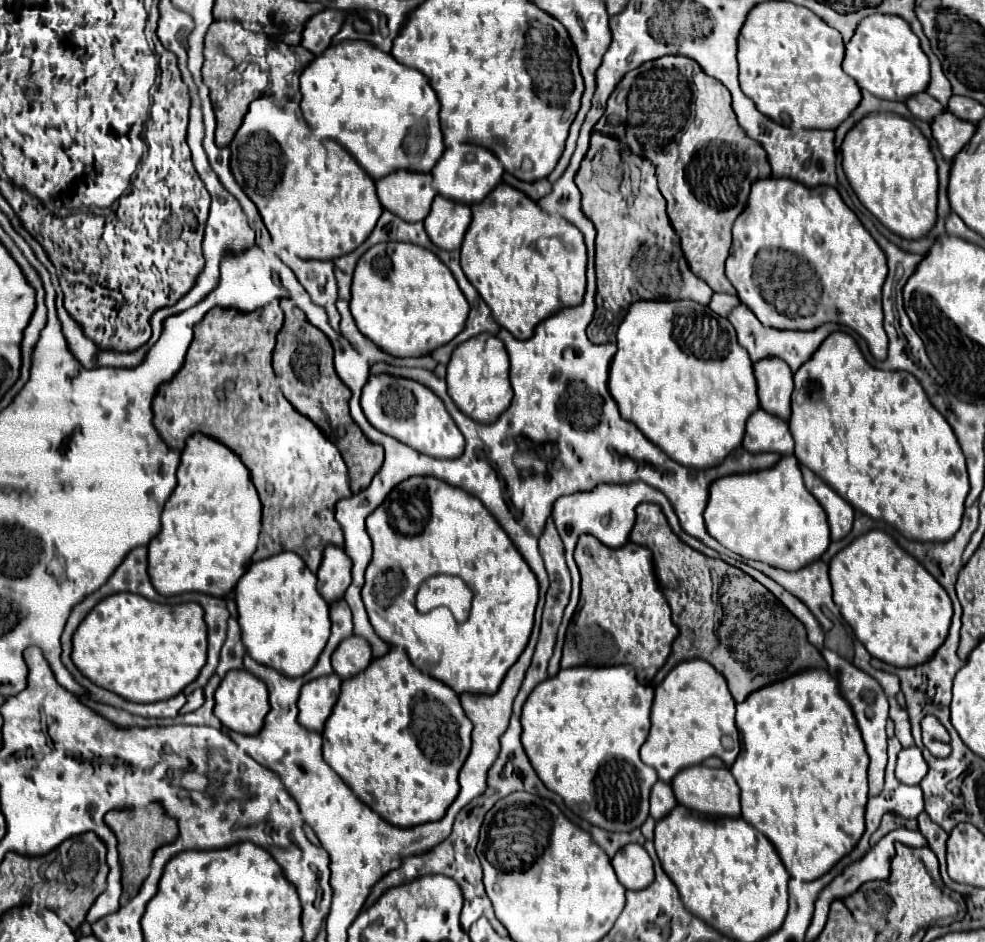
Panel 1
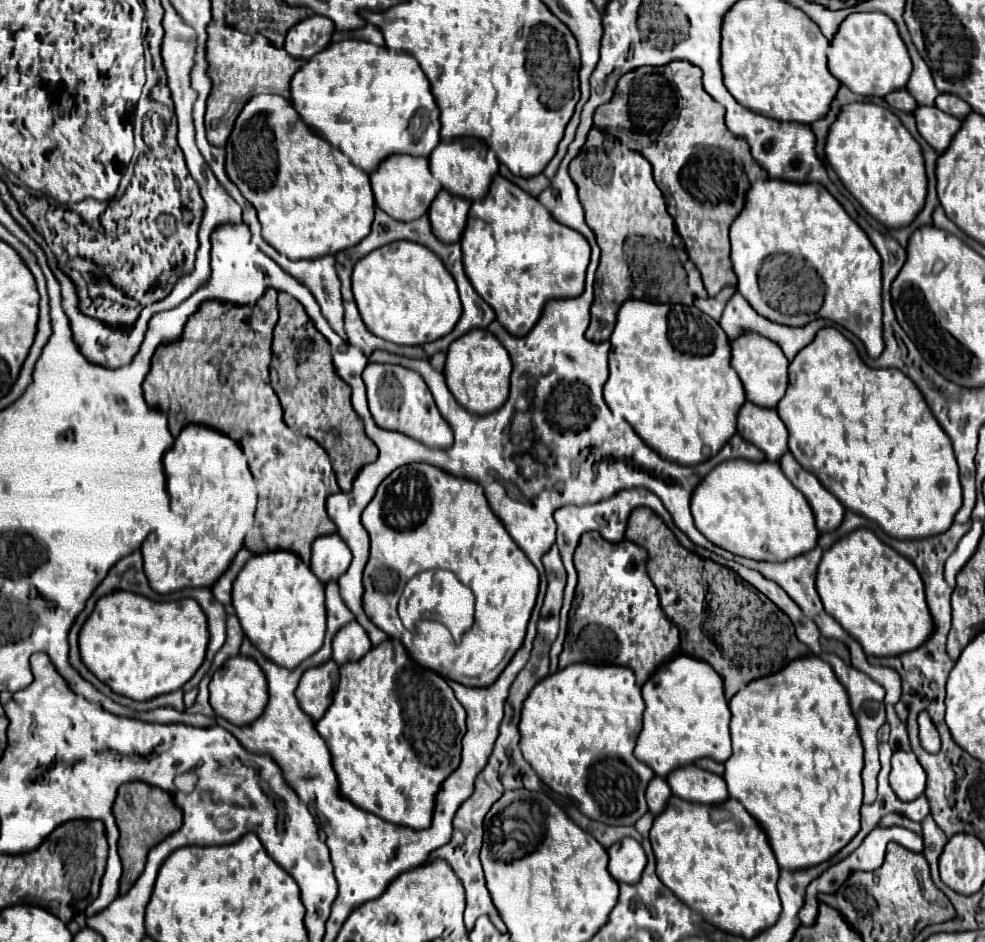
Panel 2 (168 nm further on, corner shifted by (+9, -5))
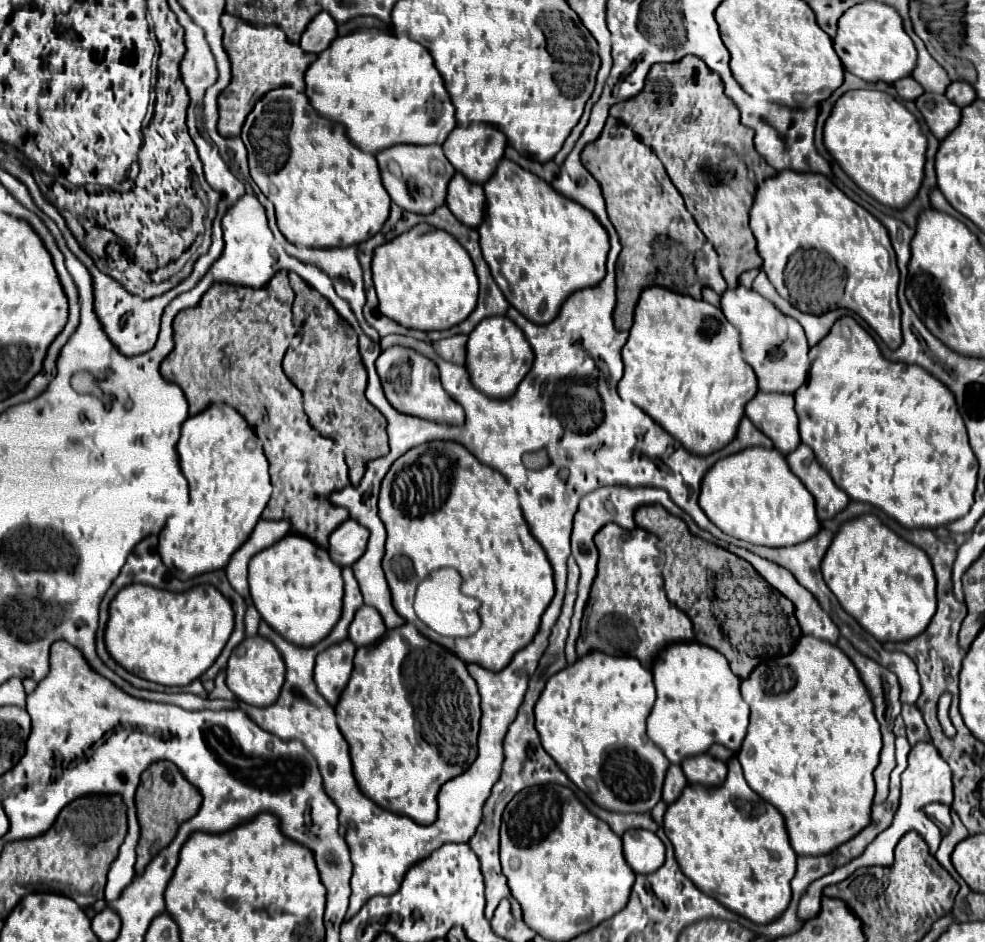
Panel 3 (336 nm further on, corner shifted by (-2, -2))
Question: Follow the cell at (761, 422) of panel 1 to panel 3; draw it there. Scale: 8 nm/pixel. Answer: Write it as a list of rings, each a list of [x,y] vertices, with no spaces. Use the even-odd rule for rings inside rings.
[[[759,391],[745,407],[745,415],[751,423],[765,433],[777,451],[783,455],[797,449],[799,429],[793,409],[793,395],[773,395]]]

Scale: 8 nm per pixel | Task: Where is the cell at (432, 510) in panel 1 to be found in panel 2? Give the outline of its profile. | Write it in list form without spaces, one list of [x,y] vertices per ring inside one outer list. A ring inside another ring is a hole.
[[[412,462],[400,466],[382,480],[376,490],[376,496],[362,514],[362,524],[368,530],[372,542],[370,560],[364,570],[364,610],[368,618],[390,638],[398,638],[410,652],[412,660],[420,666],[466,686],[490,686],[524,642],[530,612],[538,596],[540,576],[532,562],[526,558],[526,554],[510,538],[504,524],[488,506],[482,486],[474,480],[442,472],[438,466],[426,462]],[[430,568],[444,568],[454,572],[458,580],[470,586],[476,596],[476,620],[474,626],[462,636],[460,644],[454,644],[448,630],[436,622],[422,622],[418,626],[418,634],[412,634],[402,626],[398,618],[396,608],[402,588],[412,576]]]

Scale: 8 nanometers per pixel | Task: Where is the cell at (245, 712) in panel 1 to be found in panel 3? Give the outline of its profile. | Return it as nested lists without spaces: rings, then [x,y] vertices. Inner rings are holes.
[[[259,635],[251,639],[243,639],[229,657],[227,665],[227,687],[235,695],[237,701],[243,701],[253,707],[269,707],[277,701],[279,691],[285,681],[285,663],[275,649],[275,645]]]

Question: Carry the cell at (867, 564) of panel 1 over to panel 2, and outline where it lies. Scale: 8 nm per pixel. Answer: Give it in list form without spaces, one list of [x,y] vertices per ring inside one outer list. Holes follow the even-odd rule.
[[[858,528],[834,542],[822,556],[816,590],[824,610],[856,638],[868,656],[894,656],[924,644],[934,624],[924,598],[924,584],[914,564],[878,540],[868,528]]]

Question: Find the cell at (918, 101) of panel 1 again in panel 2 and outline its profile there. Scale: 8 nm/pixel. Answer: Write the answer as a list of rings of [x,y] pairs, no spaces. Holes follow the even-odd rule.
[[[896,90],[894,94],[888,94],[886,98],[884,98],[892,108],[898,108],[898,110],[902,110],[902,112],[914,112],[914,108],[918,106],[916,104],[916,100],[908,94],[908,90]]]

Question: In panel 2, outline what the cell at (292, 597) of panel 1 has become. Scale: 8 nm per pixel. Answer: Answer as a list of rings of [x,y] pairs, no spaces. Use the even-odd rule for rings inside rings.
[[[276,550],[252,556],[240,570],[232,588],[236,616],[250,642],[274,664],[296,668],[324,642],[326,606],[324,584],[296,554]]]

